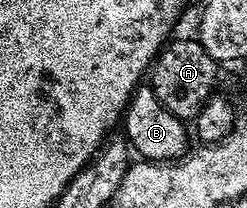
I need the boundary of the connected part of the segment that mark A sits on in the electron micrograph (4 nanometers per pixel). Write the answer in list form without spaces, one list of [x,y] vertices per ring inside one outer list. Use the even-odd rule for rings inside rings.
[[[171,40],[162,46],[162,52],[154,58],[154,64],[148,74],[148,85],[153,89],[156,99],[182,122],[189,122],[197,117],[206,101],[215,92],[214,84],[218,81],[219,62],[204,51],[202,42]]]

